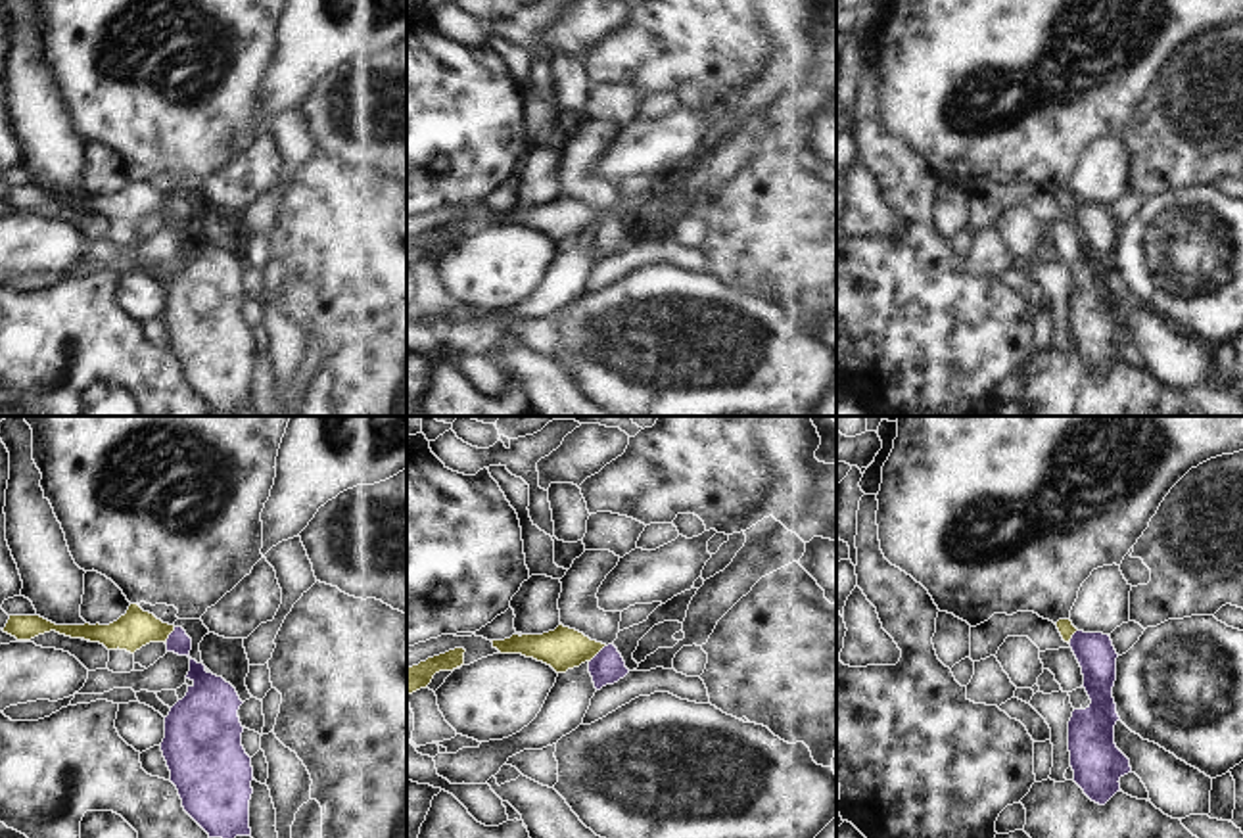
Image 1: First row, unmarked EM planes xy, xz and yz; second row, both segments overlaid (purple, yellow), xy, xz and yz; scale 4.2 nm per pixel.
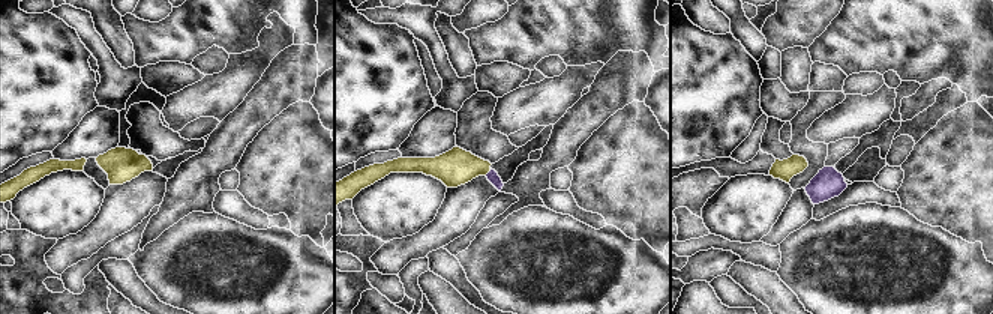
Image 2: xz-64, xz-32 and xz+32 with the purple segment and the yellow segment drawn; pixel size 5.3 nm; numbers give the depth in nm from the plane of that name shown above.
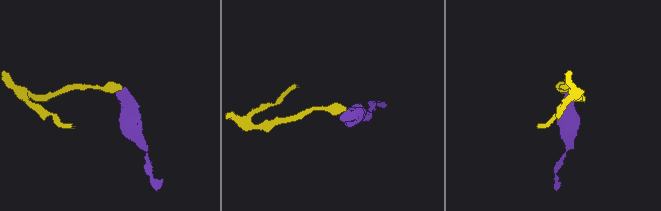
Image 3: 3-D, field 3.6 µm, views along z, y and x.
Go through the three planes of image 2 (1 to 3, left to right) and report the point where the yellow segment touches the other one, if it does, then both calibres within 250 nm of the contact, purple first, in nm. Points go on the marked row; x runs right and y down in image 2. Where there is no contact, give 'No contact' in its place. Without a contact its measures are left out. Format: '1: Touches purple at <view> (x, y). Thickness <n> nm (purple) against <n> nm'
1: No contact
2: Touches purple at xz-32 (489, 172). Thickness 70 nm (purple) against 200 nm
3: No contact.

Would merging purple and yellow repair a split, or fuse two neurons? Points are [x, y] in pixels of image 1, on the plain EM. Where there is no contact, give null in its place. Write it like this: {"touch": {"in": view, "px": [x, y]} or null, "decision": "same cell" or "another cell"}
{"touch": {"in": "xz", "px": [597, 225]}, "decision": "same cell"}

